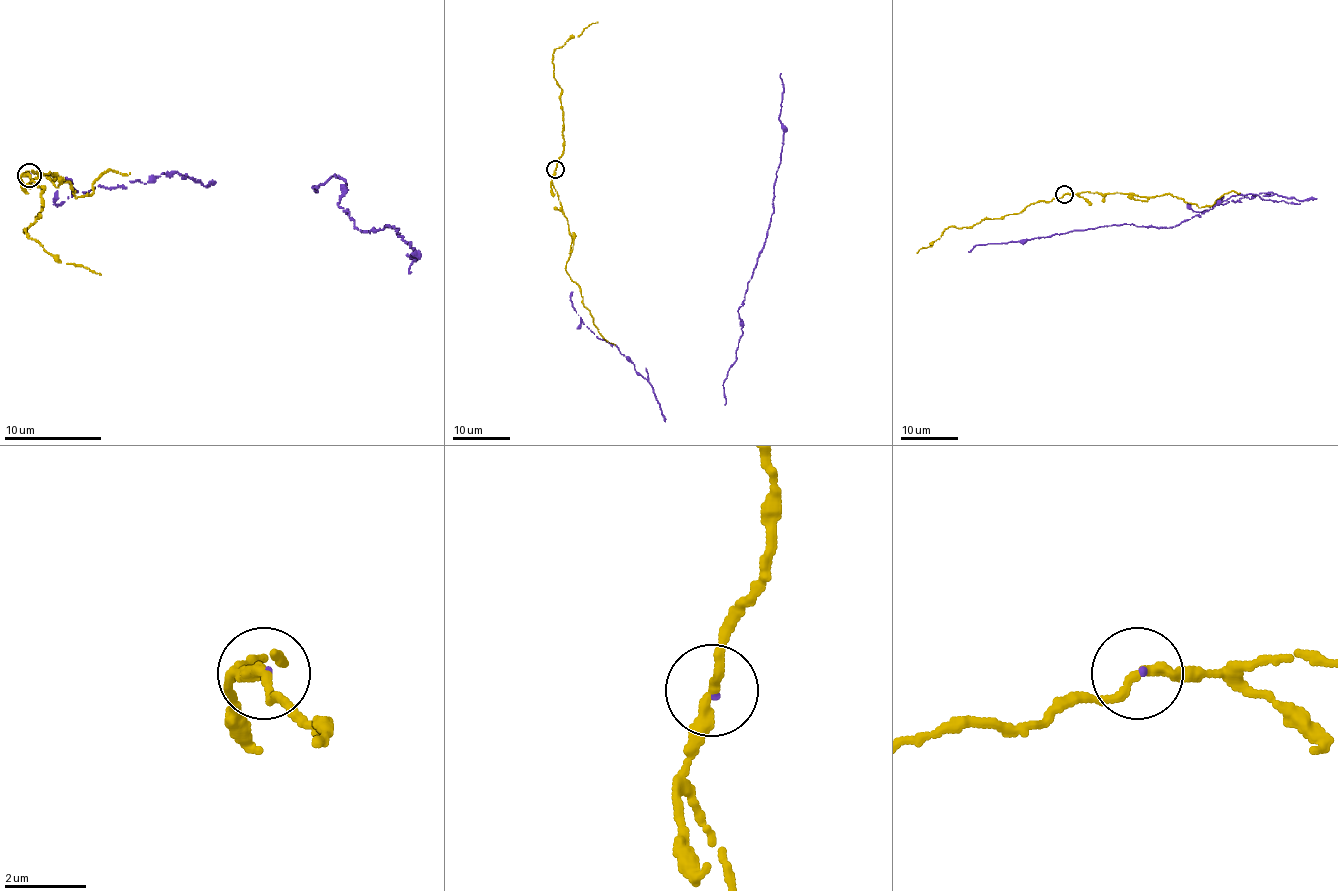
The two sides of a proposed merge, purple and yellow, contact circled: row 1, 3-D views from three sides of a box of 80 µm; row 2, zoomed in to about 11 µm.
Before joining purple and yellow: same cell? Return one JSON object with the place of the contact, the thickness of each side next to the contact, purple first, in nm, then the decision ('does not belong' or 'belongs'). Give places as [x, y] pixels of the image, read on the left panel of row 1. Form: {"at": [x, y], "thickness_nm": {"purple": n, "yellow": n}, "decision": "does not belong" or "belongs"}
{"at": [29, 175], "thickness_nm": {"purple": 90, "yellow": 260}, "decision": "belongs"}

